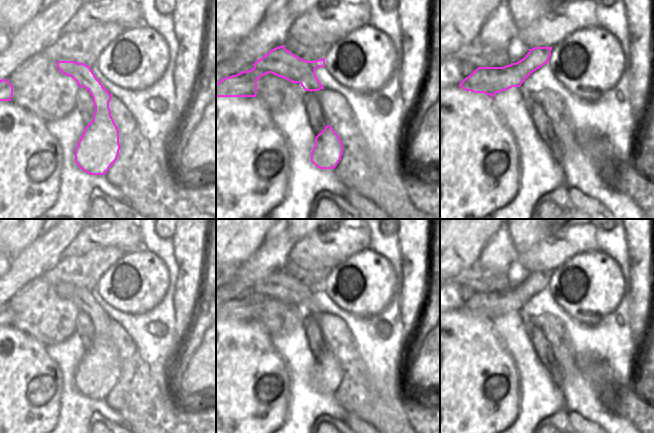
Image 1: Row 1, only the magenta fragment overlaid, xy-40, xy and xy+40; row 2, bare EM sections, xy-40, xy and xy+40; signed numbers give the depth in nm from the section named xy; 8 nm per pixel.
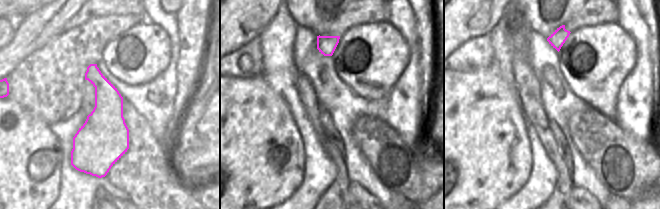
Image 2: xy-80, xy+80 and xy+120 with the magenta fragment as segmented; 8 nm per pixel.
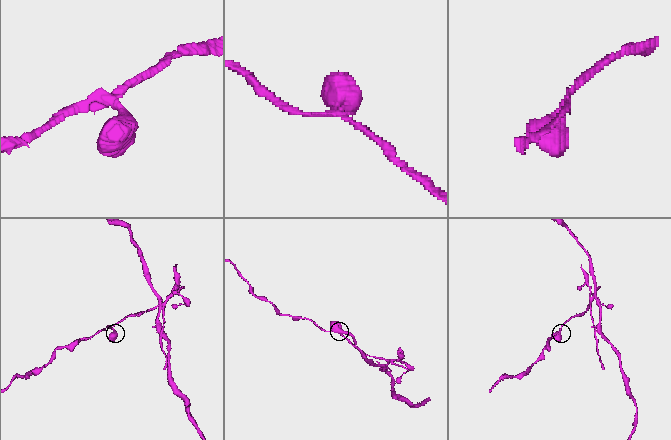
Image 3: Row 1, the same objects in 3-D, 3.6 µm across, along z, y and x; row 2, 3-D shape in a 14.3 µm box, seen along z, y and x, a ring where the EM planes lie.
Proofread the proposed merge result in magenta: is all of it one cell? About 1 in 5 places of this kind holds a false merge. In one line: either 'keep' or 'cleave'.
keep

